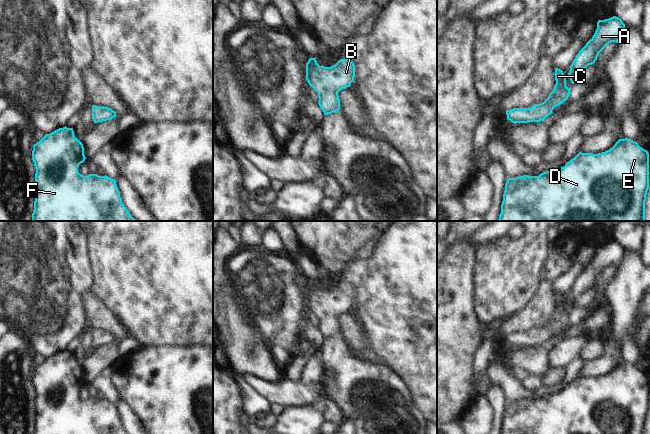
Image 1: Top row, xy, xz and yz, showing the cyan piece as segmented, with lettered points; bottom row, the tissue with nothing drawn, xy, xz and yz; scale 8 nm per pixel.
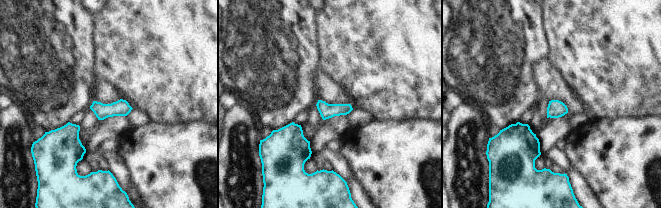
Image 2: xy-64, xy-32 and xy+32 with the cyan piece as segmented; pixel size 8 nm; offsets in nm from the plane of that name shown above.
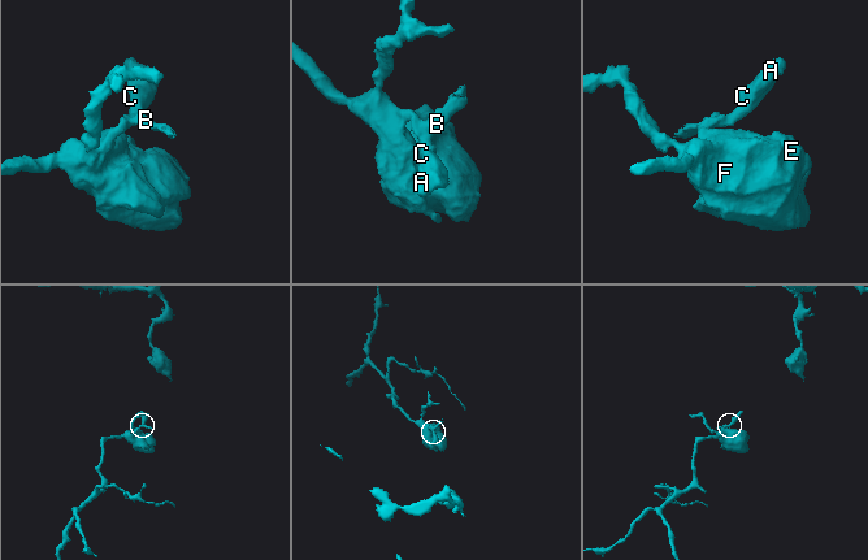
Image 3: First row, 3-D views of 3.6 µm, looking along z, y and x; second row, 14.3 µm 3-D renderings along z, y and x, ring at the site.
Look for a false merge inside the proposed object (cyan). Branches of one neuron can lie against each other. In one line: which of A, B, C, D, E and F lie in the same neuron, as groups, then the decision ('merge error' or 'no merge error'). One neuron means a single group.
A B C D E F; no merge error

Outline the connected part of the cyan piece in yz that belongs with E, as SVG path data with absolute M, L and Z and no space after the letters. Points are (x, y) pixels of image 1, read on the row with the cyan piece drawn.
M625 138L619 139L609 150L598 153L579 152L573 159L557 170L541 173L539 176L518 176L508 178L505 184L501 213L498 221L645 221L645 201L649 189L649 153L637 142Z

